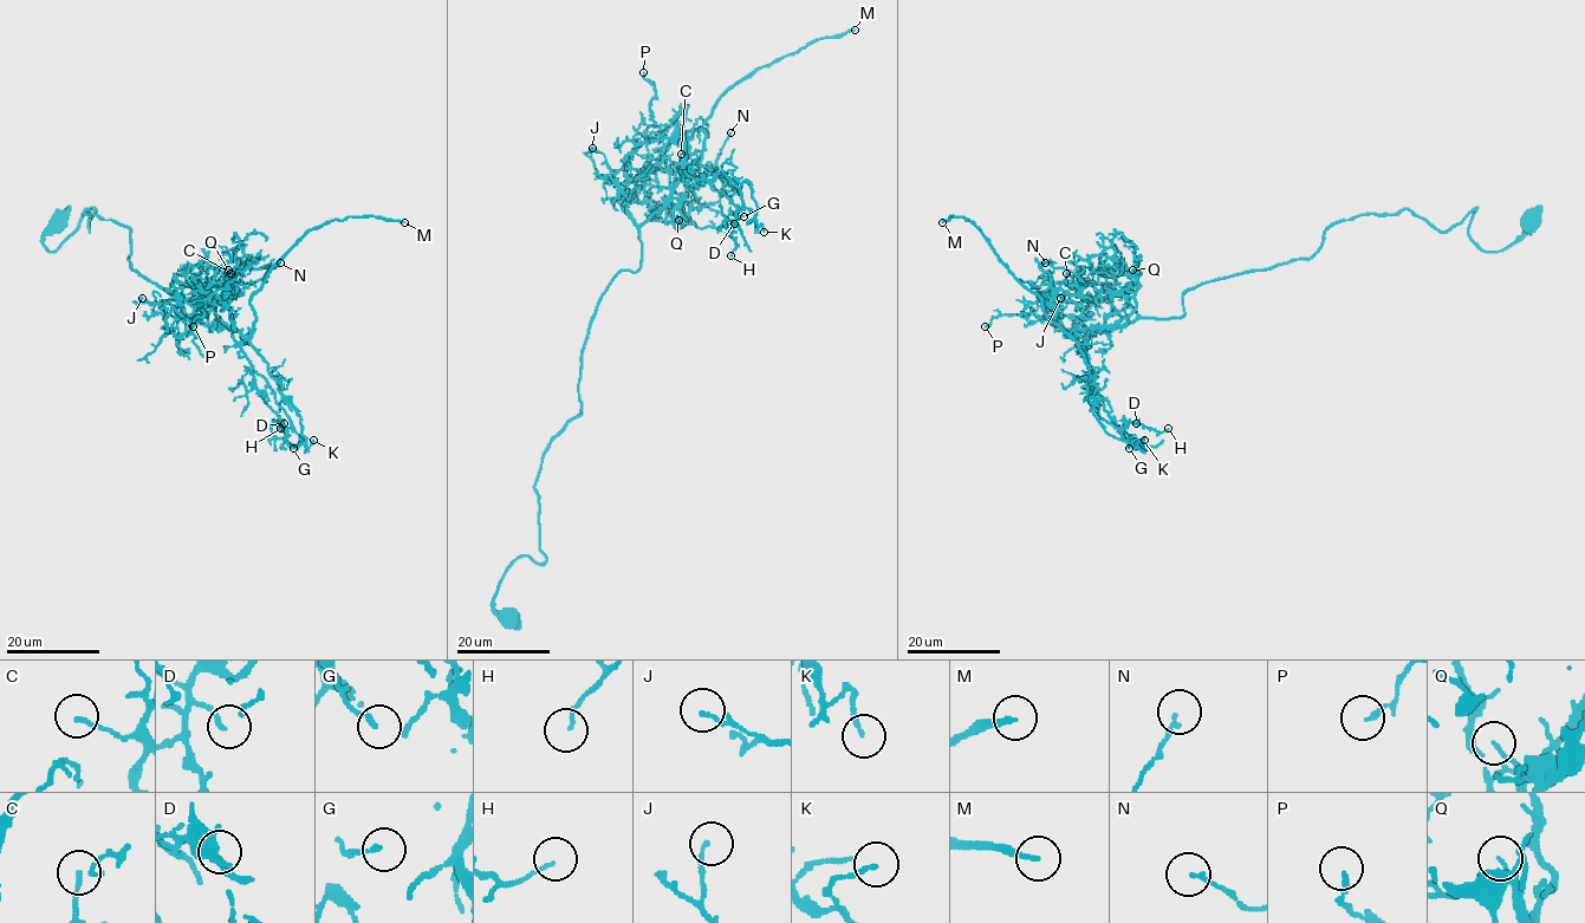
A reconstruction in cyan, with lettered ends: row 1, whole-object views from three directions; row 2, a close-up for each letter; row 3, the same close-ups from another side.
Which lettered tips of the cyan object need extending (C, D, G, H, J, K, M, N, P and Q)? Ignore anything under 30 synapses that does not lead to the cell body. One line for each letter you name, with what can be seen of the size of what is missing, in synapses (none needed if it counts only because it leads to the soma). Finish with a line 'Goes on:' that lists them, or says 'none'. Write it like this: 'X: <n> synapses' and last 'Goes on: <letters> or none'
M: 140 synapses
Goes on: M

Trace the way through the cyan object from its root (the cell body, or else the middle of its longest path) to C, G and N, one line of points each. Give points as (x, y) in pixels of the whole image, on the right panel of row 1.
C: (1531, 221), (1483, 251), (1475, 209), (1446, 232), (1362, 214), (1123, 326), (1063, 330), (1045, 294), (1066, 273)
G: (1531, 221), (1483, 251), (1475, 209), (1362, 214), (1180, 317), (1095, 326), (1129, 448)
N: (1531, 221), (1483, 251), (1475, 209), (1362, 214), (1123, 326), (1063, 330), (1045, 298), (1086, 284), (1045, 262)

